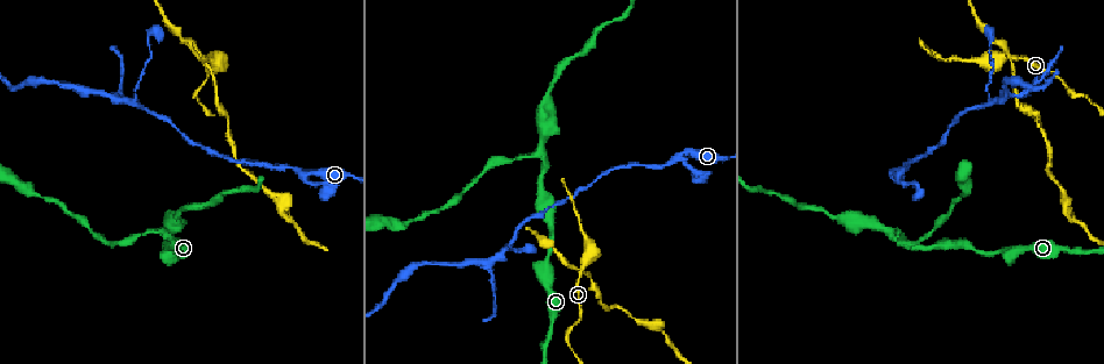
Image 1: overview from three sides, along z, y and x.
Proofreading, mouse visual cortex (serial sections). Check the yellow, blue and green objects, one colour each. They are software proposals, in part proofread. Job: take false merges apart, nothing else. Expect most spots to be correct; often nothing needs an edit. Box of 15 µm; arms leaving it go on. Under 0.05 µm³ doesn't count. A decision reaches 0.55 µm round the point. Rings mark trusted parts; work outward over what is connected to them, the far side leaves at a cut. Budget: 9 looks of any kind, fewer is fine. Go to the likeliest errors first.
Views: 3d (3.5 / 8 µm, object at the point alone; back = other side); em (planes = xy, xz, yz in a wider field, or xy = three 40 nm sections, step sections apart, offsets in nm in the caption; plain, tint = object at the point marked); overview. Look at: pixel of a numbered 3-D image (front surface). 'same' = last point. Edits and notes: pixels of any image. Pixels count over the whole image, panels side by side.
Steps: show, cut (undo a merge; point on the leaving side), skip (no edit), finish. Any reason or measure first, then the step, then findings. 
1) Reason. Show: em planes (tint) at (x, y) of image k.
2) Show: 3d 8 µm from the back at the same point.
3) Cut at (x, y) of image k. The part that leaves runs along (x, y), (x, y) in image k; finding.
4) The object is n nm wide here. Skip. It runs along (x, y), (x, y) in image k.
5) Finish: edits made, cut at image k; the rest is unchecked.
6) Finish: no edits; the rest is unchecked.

Four-way junction. Show: 3d 3.5 µm at (1013, 56) of image 1.

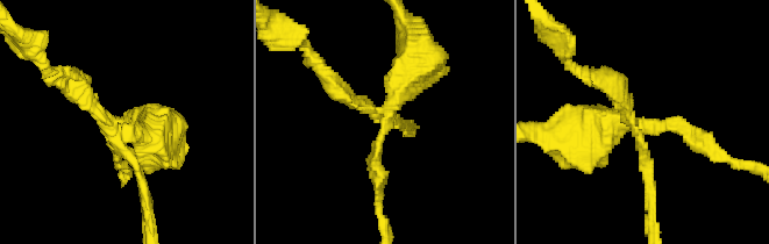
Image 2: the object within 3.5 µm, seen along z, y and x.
4 arms meet here; the arms are 150, 200, 200, 500 nm wide. Show: em xy step 1 (tint) at (636, 123) of image 2.

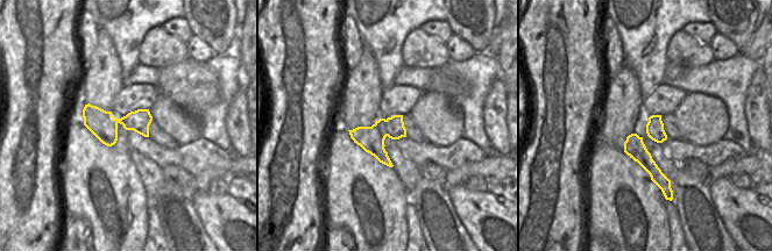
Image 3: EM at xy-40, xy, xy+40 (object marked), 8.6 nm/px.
The object is 220 nm wide here. Cut at (86, 105) of image 2. The part that leaves runs along (118, 131), (143, 185), (150, 231) in image 2; two cells meet here.

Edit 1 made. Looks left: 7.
Redraw. Show: overview.

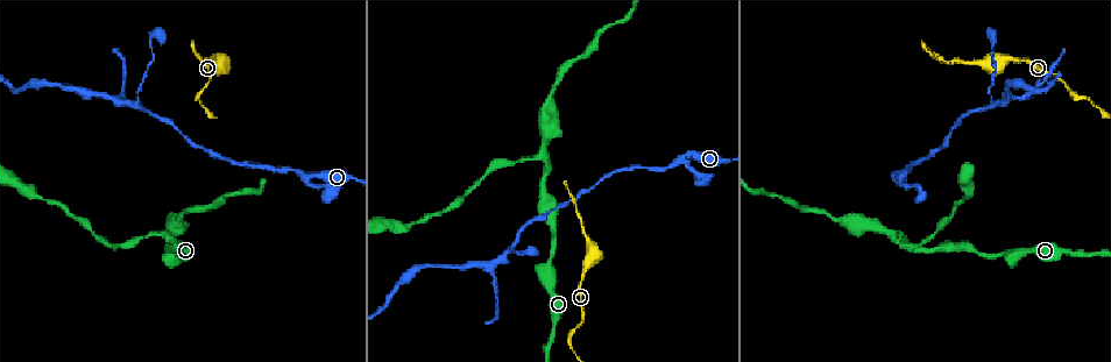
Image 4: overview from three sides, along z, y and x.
Show: 3d 8 µm at (543, 150) of image 4.

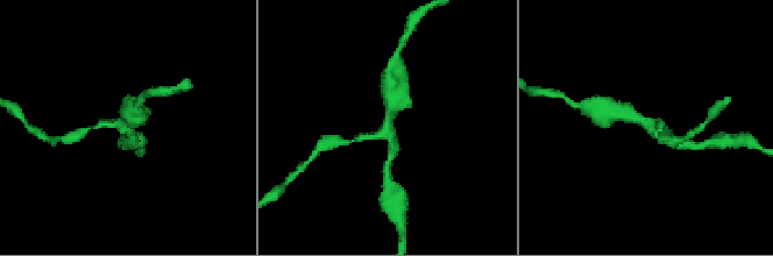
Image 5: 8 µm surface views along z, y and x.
Zoom in. Show: 3d 3.5 µm at (389, 125) of image 5.

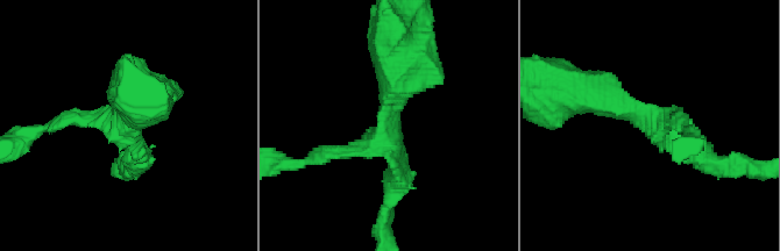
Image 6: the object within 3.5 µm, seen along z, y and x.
3 arms meet here; the arms are 200, 300, 450 nm wide; shape alone is not enough. Show: em xy step 3 (tint) at (653, 127) of image 6.

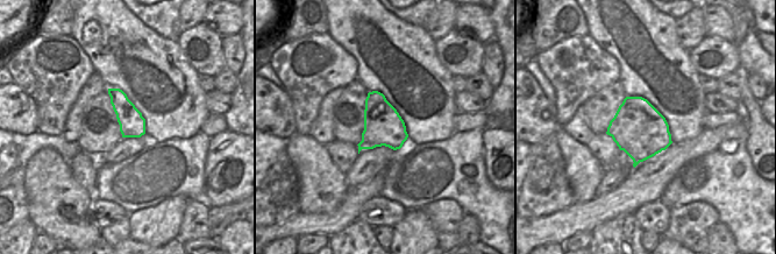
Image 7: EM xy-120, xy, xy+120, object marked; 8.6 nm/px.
Skip. It runs along (711, 162), (587, 94) in image 6; all the same cell.

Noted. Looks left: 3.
Calibre changes. Show: 3d 3.5 µm at (899, 176) of image 4.

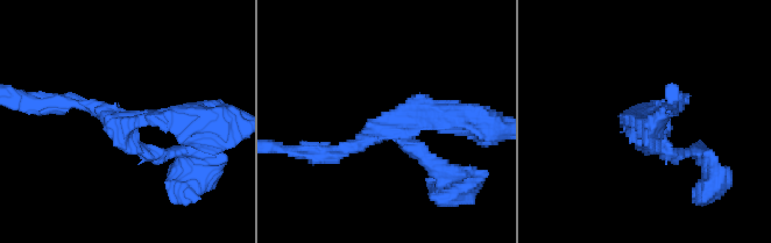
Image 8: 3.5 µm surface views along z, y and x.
3 arms meet here; the arms are 200, 200, 300 nm wide; need the tissue. Show: em xy step 5 (tint) at (386, 124) of image 8.

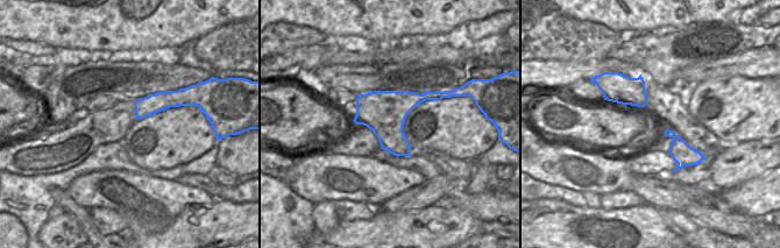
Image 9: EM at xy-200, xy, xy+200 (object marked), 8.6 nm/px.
Skip. It runs along (455, 116), (405, 108), (324, 152) in image 8; continuous, no second cell.

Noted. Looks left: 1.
Finish: edits made, cut at image 2; the rest is unchecked.

